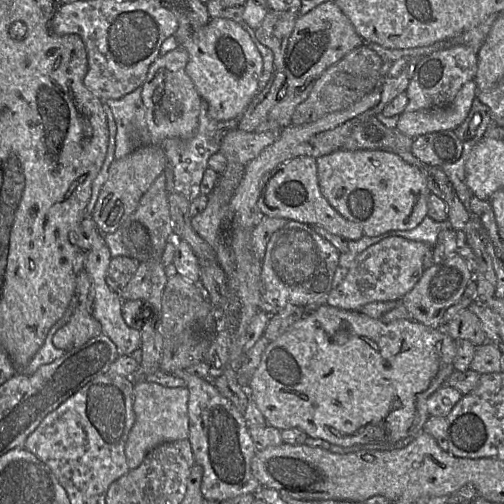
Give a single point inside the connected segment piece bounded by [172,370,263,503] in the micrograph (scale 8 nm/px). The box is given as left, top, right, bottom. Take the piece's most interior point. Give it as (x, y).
(221, 443)

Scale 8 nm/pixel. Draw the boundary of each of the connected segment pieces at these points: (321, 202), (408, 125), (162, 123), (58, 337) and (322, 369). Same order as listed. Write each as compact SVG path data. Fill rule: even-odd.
M302 156L292 159L286 163L279 165L265 177L261 194L258 200L258 206L266 217L284 218L294 220L308 225L319 225L328 232L340 236L346 240L359 240L363 235L362 227L352 222L340 213L338 213L323 196L318 180L317 158Z
M475 80L467 81L448 106L414 112L403 111L396 128L413 139L426 133L454 130L466 119L477 93Z
M178 46L177 49L158 56L148 69L141 86L141 98L145 107L150 145L160 145L167 138L188 139L198 127L202 98L186 74L188 60L188 52L182 46Z
M77 306L69 321L53 336L56 348L69 352L102 333L101 324L84 307Z
M319 305L267 345L249 384L249 395L268 425L281 431L298 428L309 437L341 447L398 443L423 431L430 417L428 398L454 372L456 343L443 327L432 328L414 319L384 323L359 311Z

